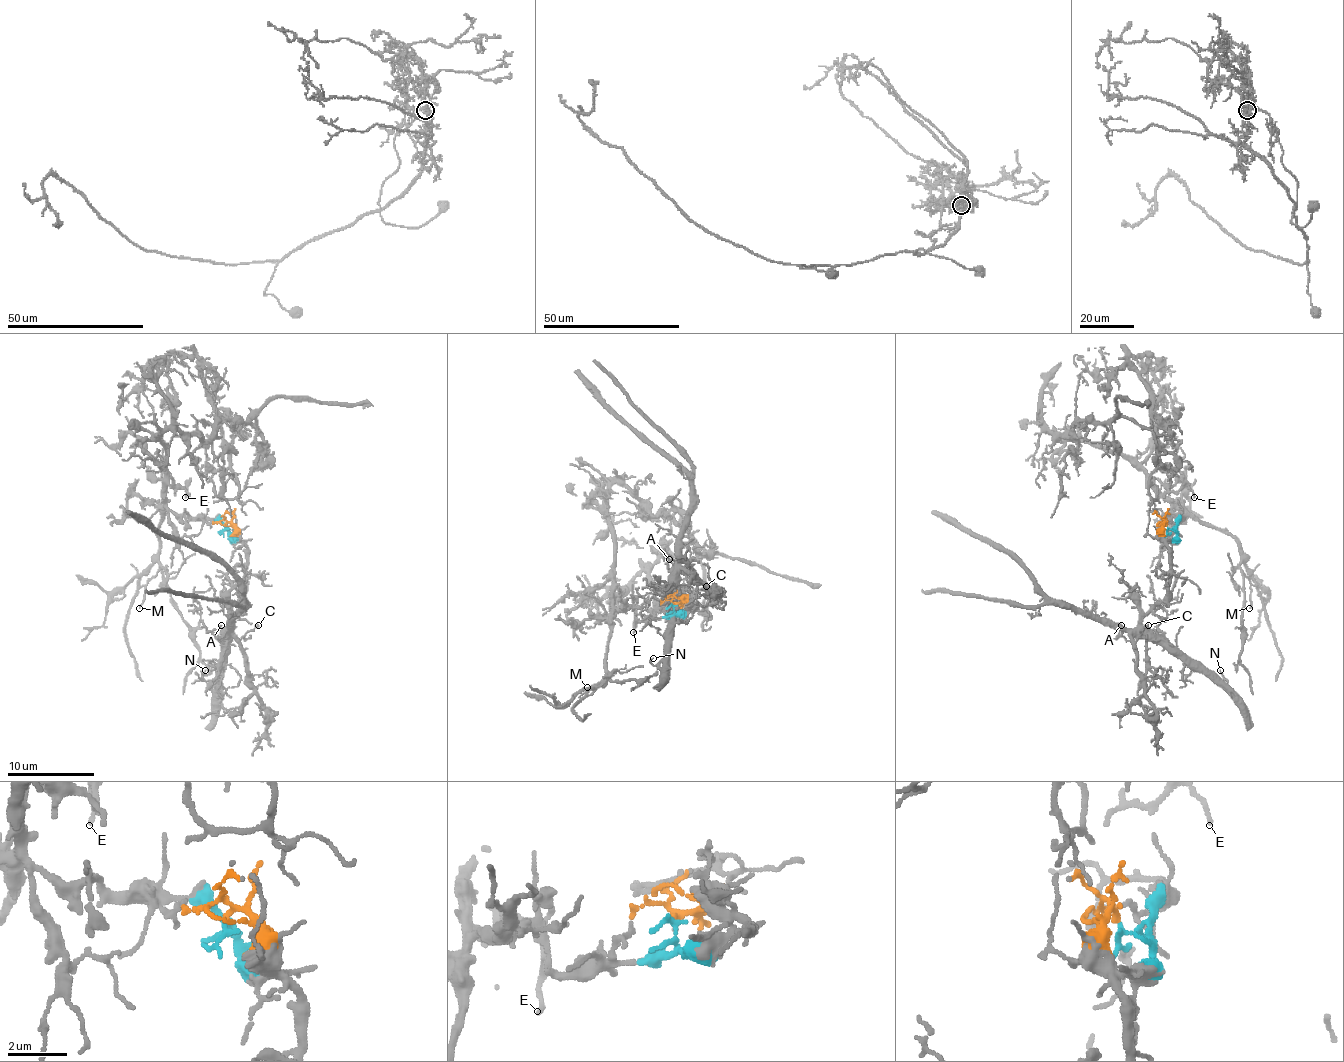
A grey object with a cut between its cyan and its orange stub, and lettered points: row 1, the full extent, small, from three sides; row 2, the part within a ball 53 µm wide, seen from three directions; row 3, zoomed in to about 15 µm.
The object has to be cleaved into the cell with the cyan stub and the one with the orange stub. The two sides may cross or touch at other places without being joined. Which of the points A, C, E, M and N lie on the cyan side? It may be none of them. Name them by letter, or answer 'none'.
E, M

